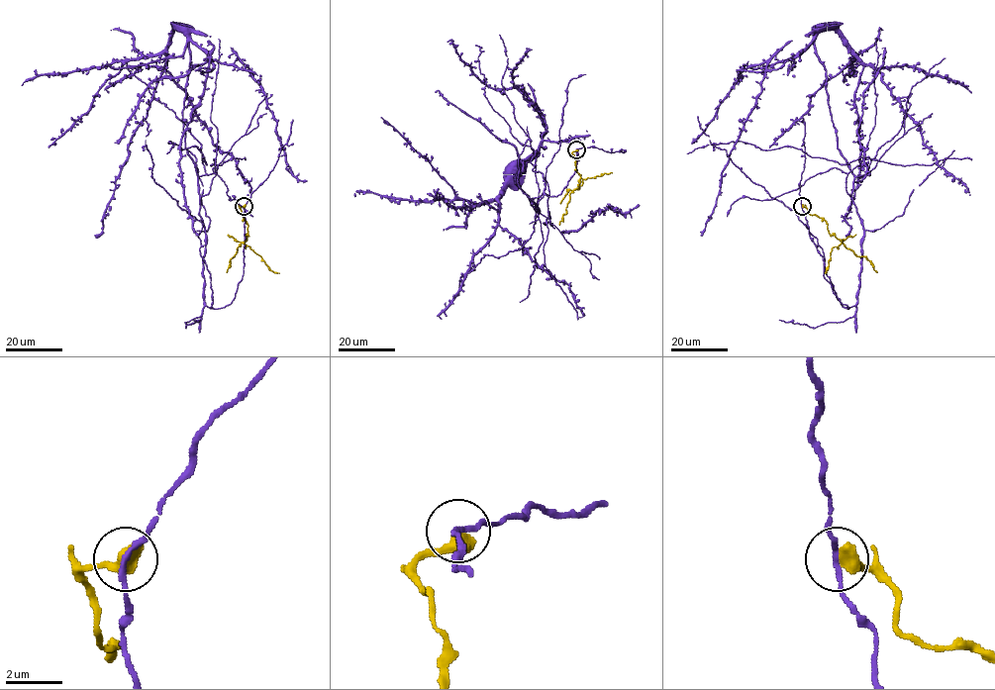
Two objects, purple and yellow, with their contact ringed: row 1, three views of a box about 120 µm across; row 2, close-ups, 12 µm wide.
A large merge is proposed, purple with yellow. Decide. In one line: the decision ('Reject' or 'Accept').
Reject

